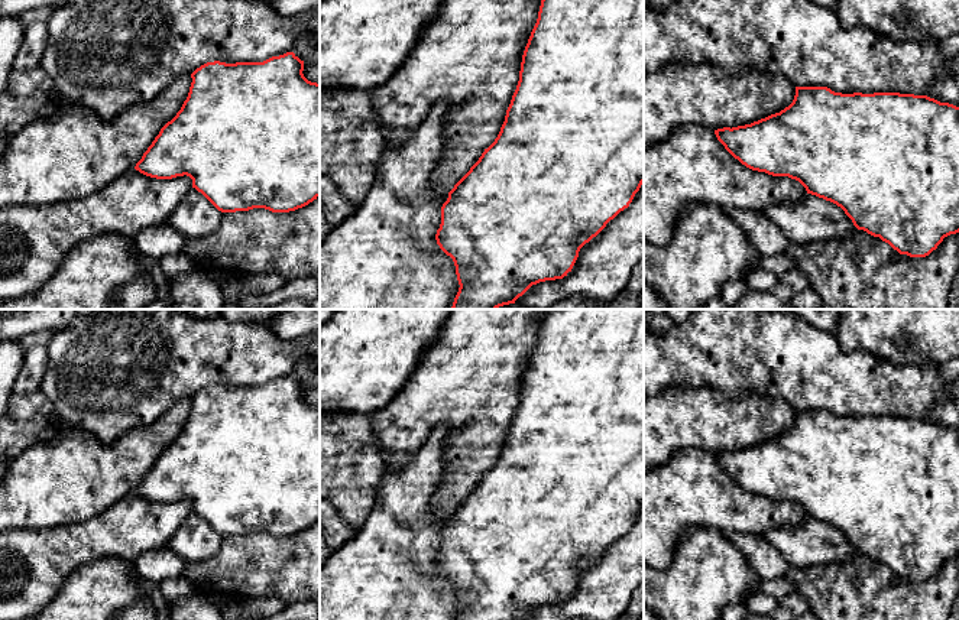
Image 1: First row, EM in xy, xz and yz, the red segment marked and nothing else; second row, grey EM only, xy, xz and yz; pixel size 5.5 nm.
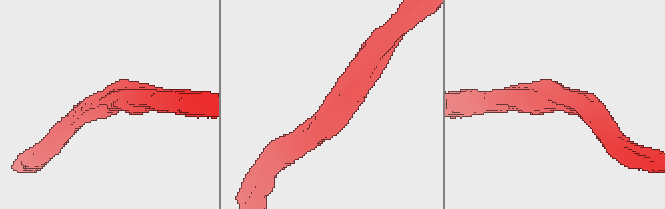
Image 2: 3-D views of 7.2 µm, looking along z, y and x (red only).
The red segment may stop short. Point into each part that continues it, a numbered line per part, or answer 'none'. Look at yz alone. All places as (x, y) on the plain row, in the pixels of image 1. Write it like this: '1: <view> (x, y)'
none

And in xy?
none

